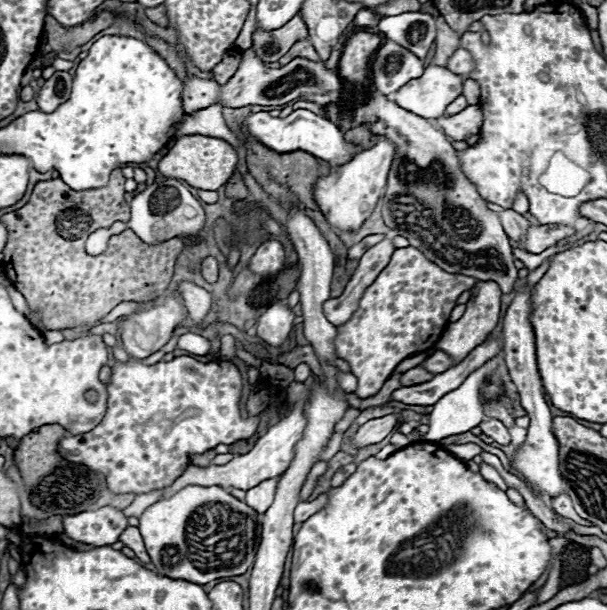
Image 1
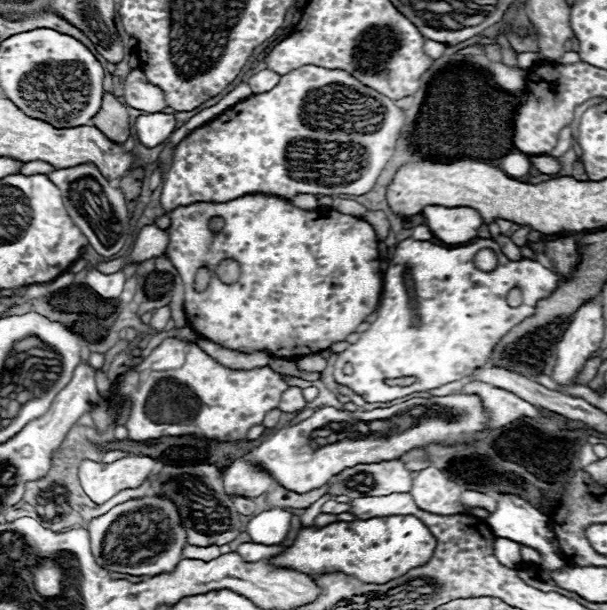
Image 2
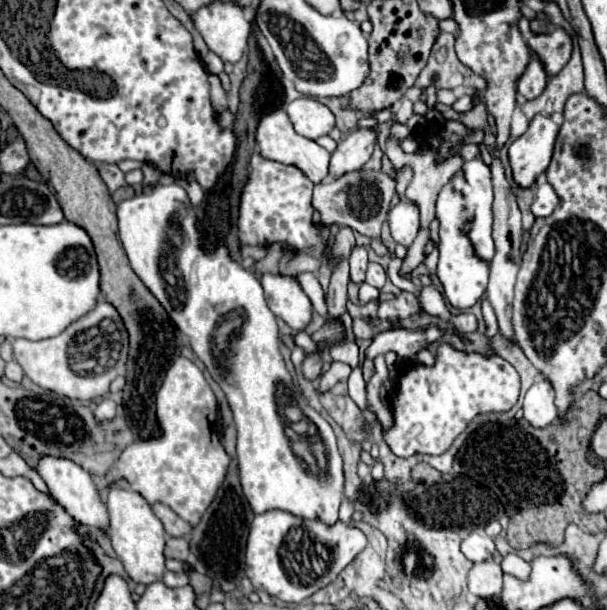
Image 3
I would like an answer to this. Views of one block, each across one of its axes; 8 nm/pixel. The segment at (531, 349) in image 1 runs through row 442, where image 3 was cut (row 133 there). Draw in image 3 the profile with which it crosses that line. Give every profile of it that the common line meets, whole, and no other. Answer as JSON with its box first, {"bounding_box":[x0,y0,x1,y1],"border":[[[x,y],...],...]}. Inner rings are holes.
{"bounding_box":[508,116,560,188],"border":[[[534,116],[528,130],[508,148],[512,178],[518,188],[532,188],[540,174],[550,166],[554,142],[560,126],[550,116]]]}

